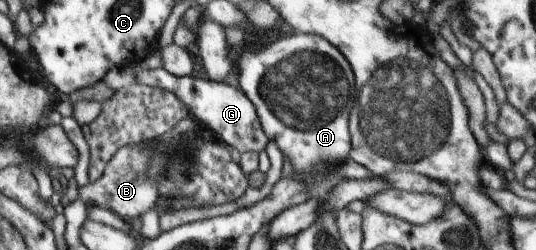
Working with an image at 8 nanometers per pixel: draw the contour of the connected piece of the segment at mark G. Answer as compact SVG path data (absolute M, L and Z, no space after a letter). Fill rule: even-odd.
M163 67L156 70L138 70L136 81L142 82L142 85L150 84L150 87L169 91L185 105L192 118L198 120L204 128L210 128L218 141L234 148L238 155L246 152L259 154L266 149L269 138L261 128L256 106L245 96L245 93L241 92L240 88L232 88L224 82L202 80L193 75L176 77Z

